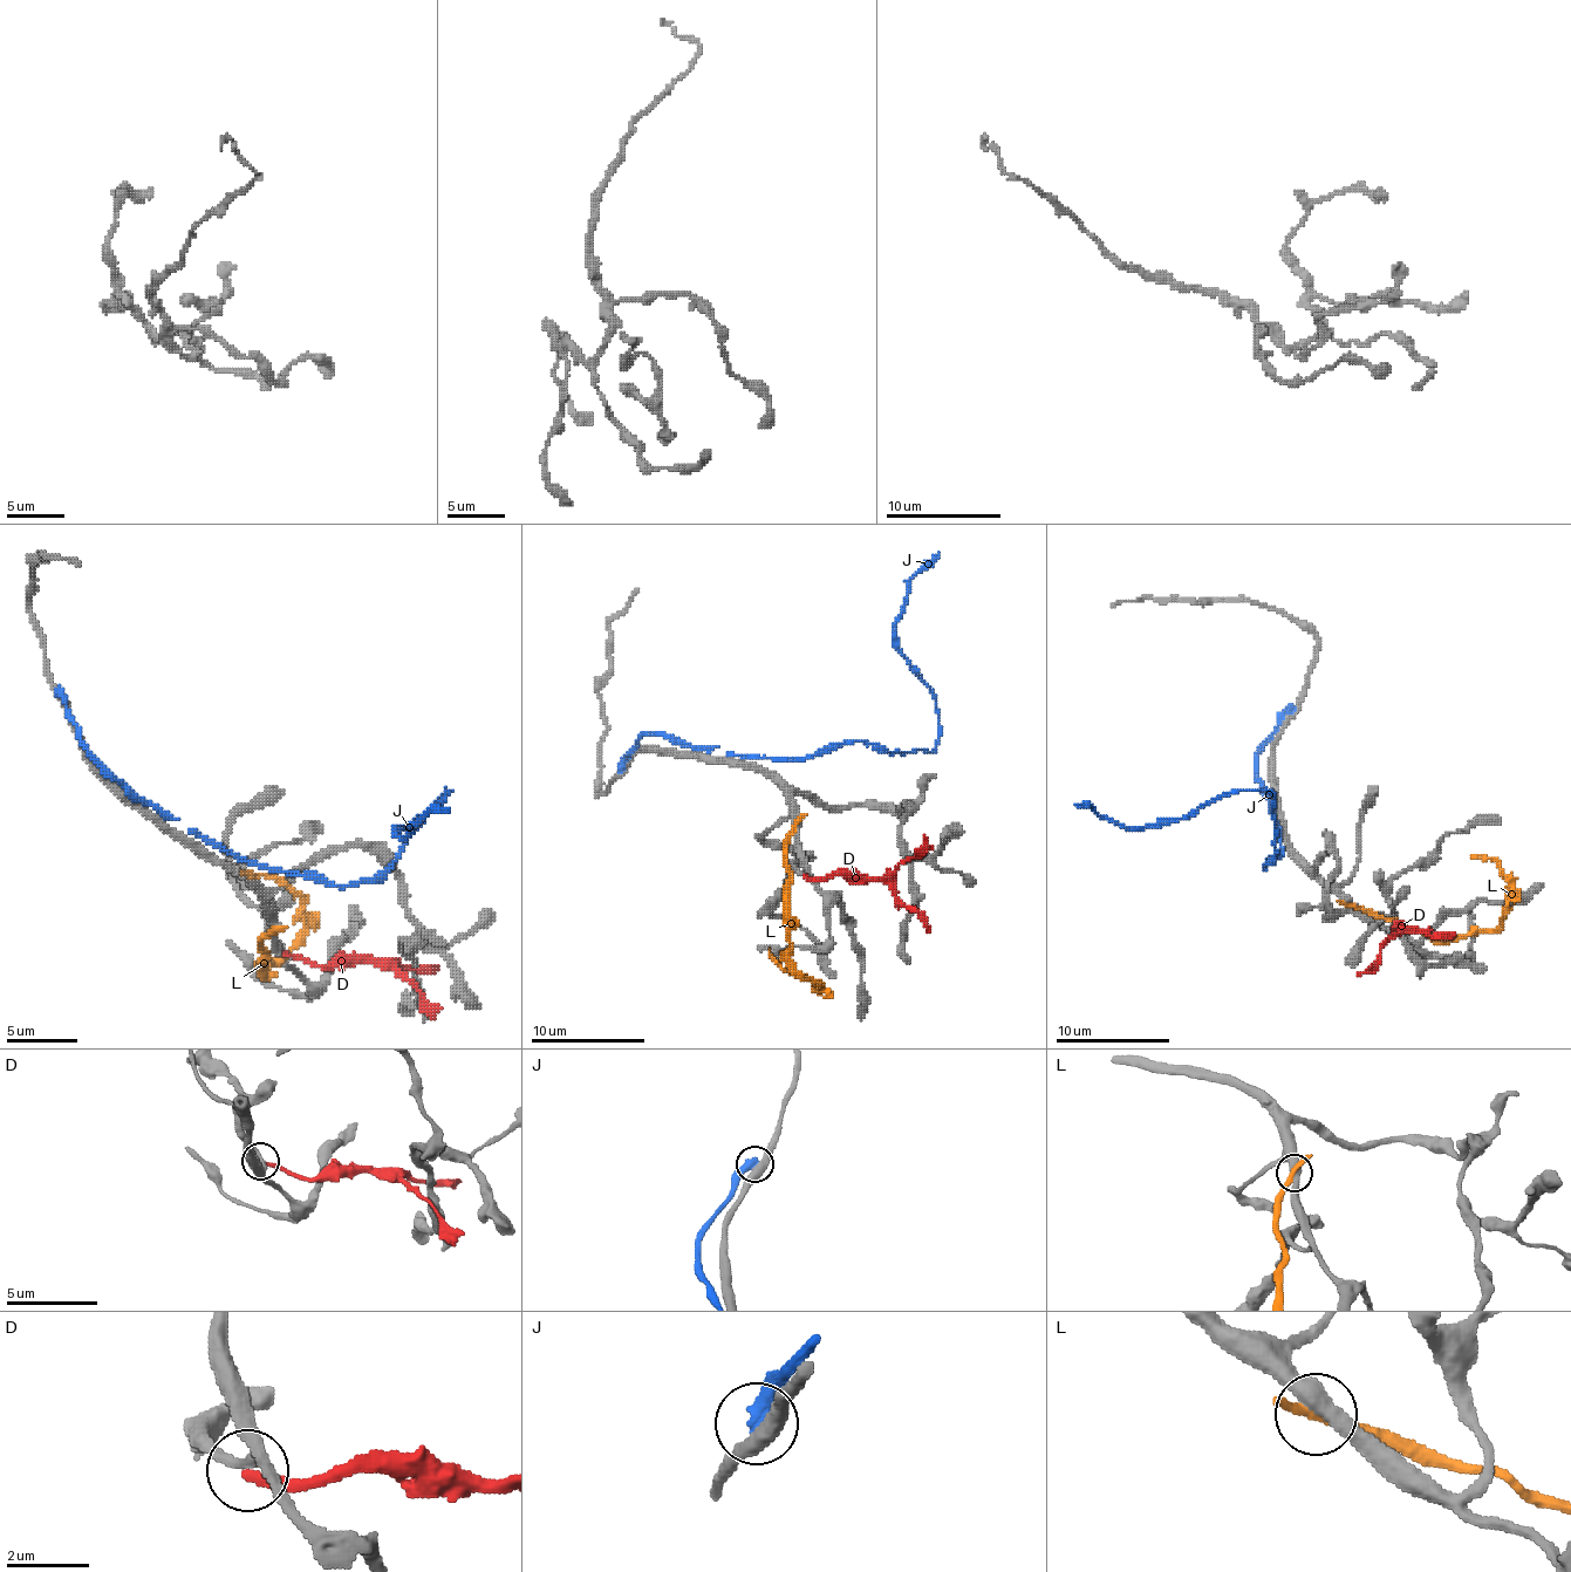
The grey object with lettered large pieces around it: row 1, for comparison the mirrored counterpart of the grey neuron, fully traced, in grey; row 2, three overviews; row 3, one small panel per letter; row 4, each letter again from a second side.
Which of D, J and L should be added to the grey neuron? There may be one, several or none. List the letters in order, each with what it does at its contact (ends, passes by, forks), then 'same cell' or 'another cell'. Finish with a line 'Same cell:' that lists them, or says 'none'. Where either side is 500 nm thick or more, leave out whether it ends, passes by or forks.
D: it ends; another cell
J: it ends; another cell
L: it passes by; another cell
Same cell: none

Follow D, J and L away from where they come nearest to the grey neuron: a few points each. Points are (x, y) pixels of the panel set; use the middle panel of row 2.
D: (804, 875), (887, 877), (923, 849), (923, 834)
J: (621, 769), (643, 735), (758, 758), (844, 743), (929, 752), (938, 711), (895, 617), (938, 552)
L: (796, 826), (786, 846), (790, 963), (821, 983), (818, 986), (784, 969), (770, 949)

